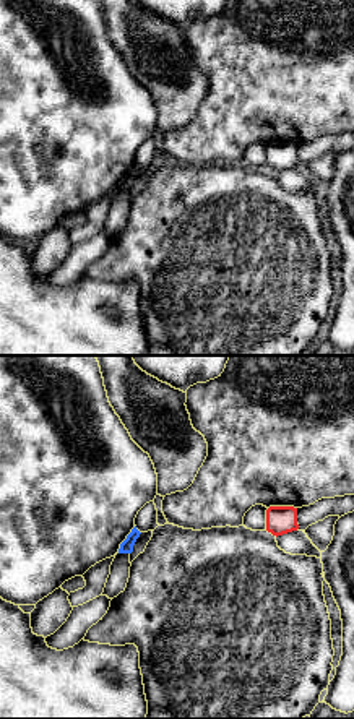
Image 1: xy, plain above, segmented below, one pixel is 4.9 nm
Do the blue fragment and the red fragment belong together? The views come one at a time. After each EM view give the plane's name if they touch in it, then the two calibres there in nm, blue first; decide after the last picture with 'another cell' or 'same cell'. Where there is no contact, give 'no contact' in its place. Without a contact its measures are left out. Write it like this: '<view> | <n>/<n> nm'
no contact

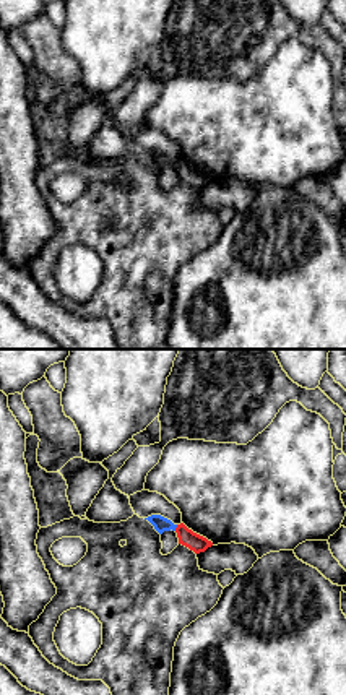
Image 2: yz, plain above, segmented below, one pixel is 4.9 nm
yz | 70/90 nm

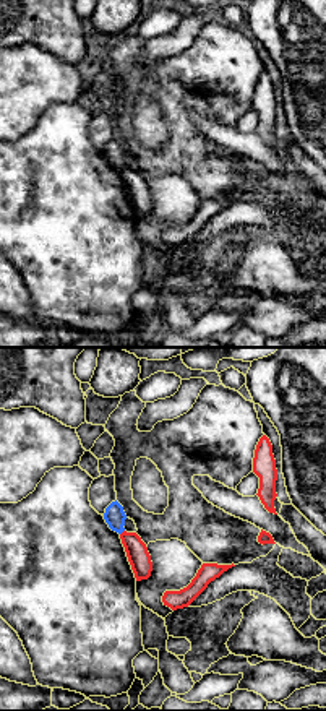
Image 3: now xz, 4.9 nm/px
xz | 100/110 nm

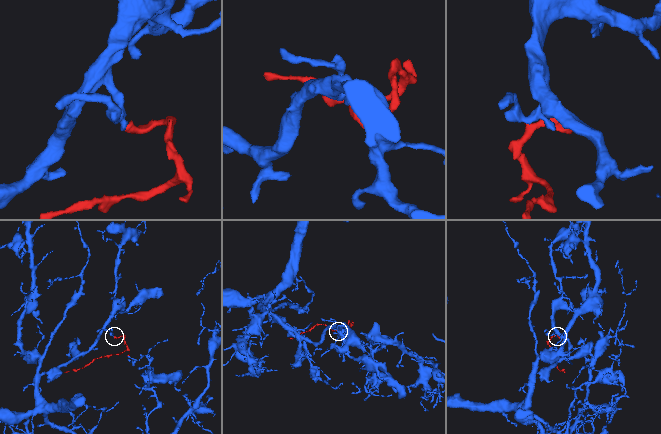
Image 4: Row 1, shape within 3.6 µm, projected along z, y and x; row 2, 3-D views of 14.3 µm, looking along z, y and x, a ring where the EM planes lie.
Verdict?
another cell

